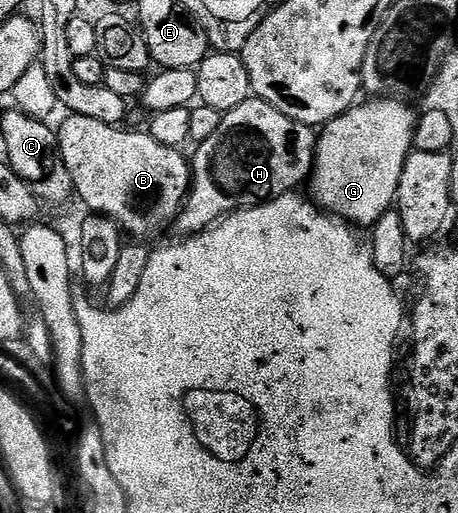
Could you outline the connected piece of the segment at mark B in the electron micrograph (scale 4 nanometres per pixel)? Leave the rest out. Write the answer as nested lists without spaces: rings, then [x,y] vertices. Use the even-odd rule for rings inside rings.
[[[69,114],[66,117],[66,122],[59,126],[59,149],[61,152],[61,160],[64,162],[67,172],[71,172],[73,177],[73,188],[76,197],[82,198],[90,207],[88,208],[92,213],[102,215],[106,218],[111,219],[112,222],[116,222],[118,226],[121,227],[122,231],[126,235],[129,234],[130,239],[133,240],[145,240],[141,238],[153,238],[156,236],[160,230],[165,230],[176,223],[177,218],[181,214],[181,208],[185,204],[186,198],[189,197],[189,187],[191,185],[191,162],[188,157],[184,158],[181,155],[182,151],[180,149],[174,148],[172,146],[164,146],[159,144],[159,140],[155,140],[148,132],[141,132],[141,134],[136,134],[133,130],[125,130],[121,126],[108,126],[103,124],[99,120],[91,120],[91,116],[79,116],[78,114]]]

